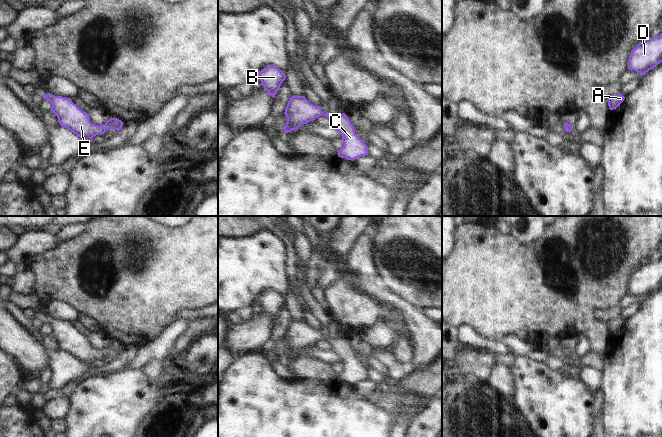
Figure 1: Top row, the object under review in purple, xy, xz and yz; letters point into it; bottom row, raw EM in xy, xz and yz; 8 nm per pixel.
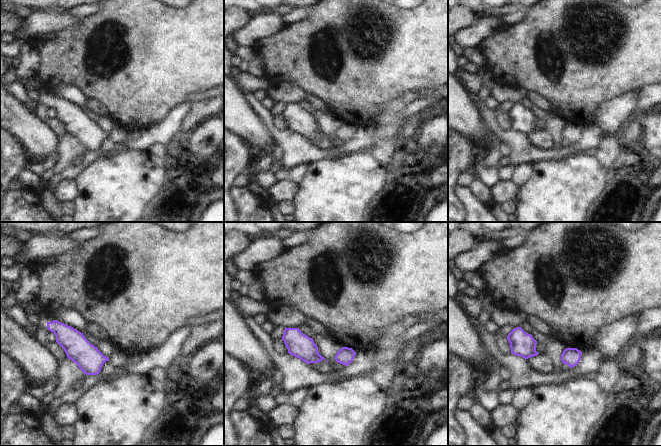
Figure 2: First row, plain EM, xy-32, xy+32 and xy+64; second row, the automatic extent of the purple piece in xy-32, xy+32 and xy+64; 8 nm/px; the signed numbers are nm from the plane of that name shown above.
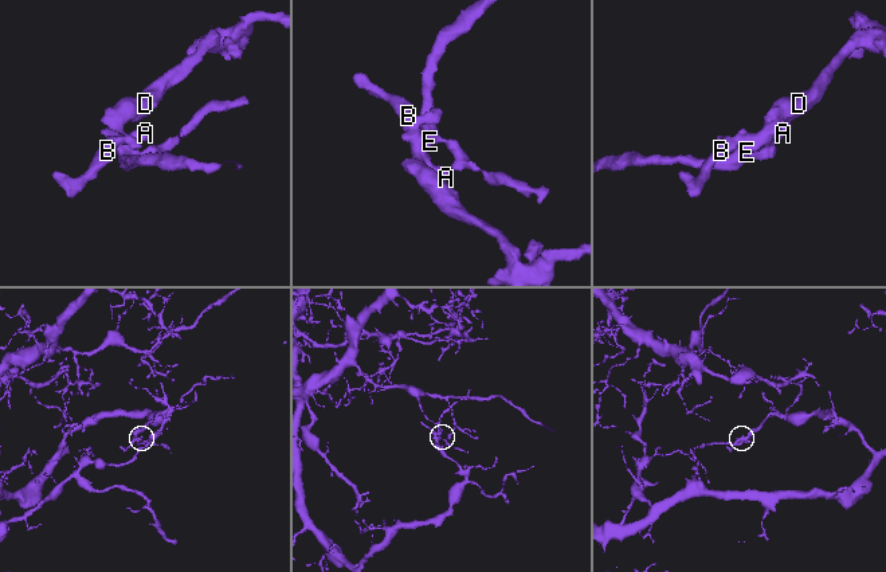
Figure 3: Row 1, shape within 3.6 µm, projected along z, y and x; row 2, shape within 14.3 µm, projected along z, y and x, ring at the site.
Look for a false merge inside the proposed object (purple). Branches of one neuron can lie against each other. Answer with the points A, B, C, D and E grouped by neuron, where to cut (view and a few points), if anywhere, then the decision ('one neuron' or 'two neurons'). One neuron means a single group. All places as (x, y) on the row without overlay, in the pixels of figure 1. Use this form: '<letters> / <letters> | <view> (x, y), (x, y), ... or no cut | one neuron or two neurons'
A B C D E | no cut | one neuron

